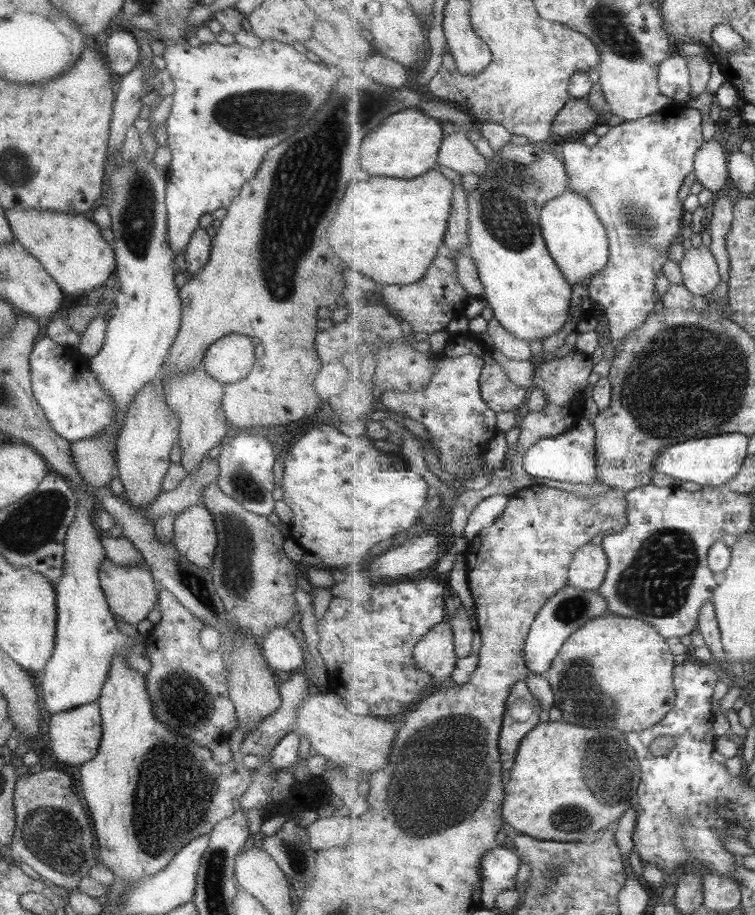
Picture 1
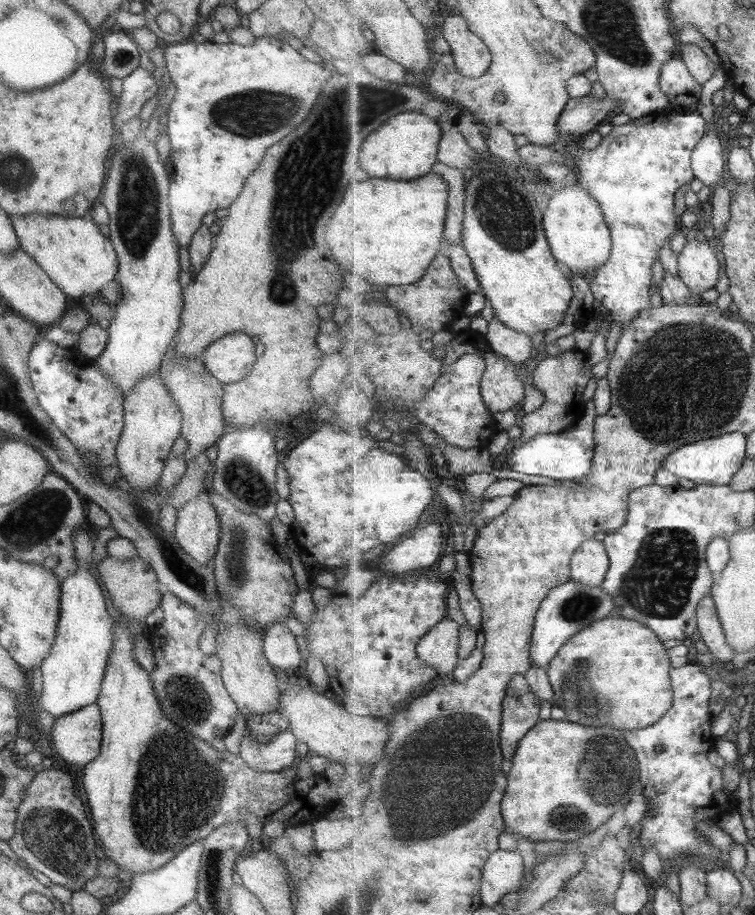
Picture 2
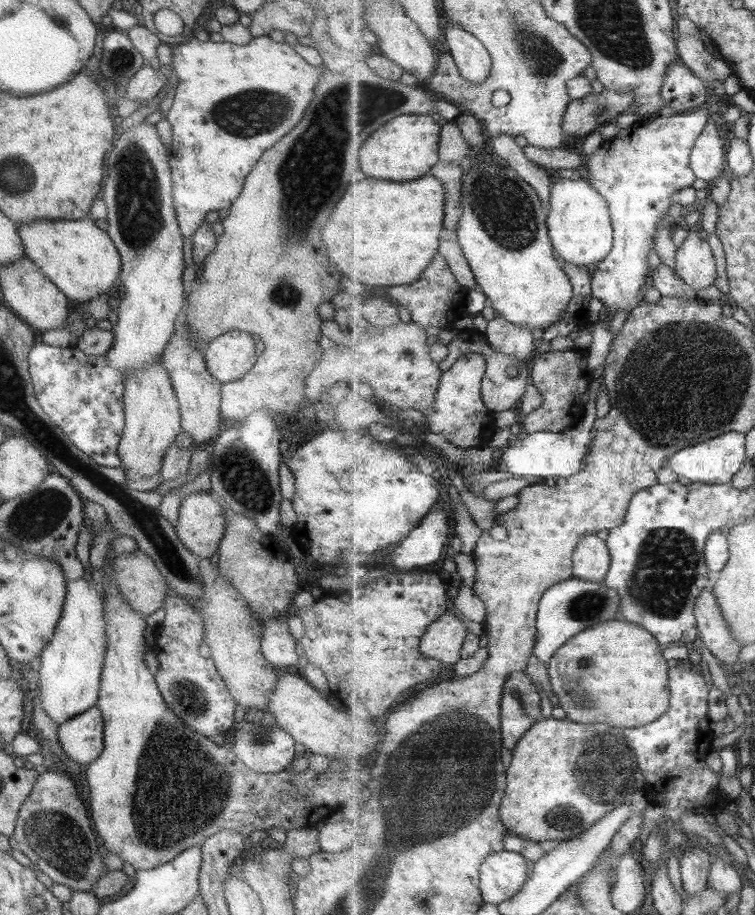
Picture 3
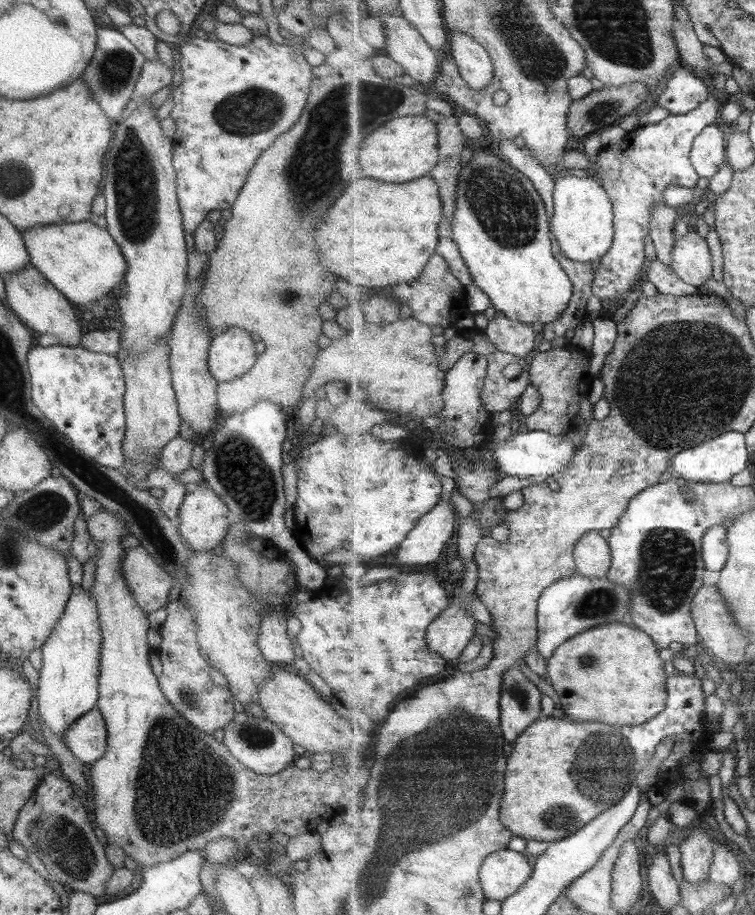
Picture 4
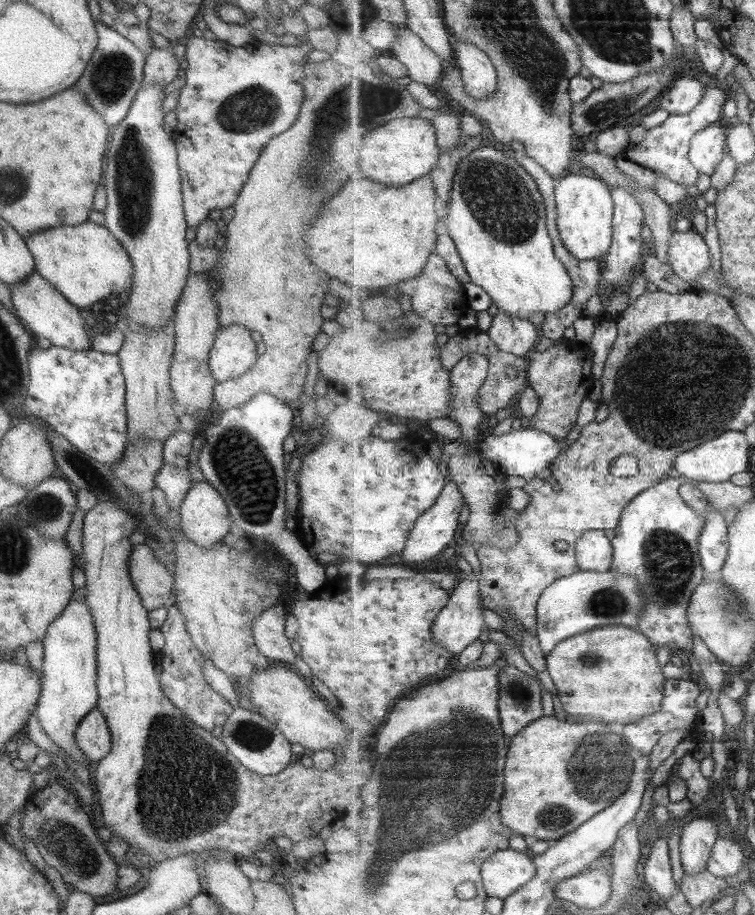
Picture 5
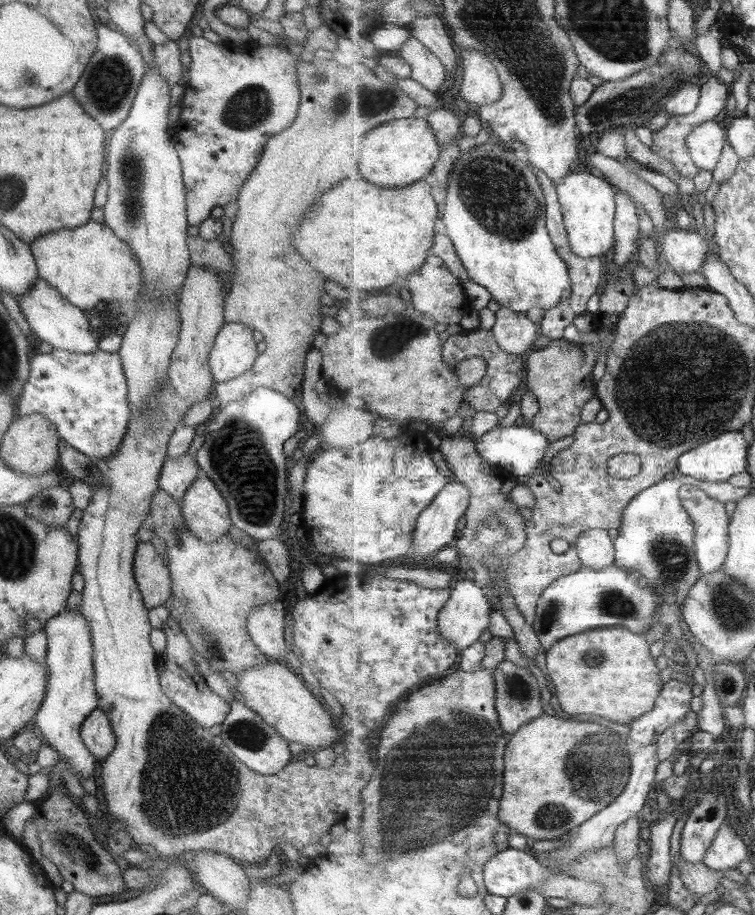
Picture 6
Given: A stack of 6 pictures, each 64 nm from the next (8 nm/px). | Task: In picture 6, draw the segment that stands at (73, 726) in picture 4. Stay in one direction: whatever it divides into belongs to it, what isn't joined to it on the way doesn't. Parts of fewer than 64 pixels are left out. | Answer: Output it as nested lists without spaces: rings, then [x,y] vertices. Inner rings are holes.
[[[101,708],[93,709],[81,723],[79,736],[85,748],[97,759],[104,759],[115,746],[115,737]]]

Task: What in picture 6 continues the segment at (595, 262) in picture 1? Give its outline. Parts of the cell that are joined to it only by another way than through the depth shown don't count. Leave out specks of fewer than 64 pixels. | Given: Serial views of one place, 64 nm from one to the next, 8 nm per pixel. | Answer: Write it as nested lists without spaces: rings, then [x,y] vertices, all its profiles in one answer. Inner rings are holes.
[[[585,171],[579,174],[566,176],[557,183],[558,197],[561,203],[561,210],[564,216],[565,228],[573,252],[581,258],[596,259],[601,254],[607,254],[611,248],[616,246],[615,222],[616,222],[616,194],[614,187],[606,178],[599,178]]]

